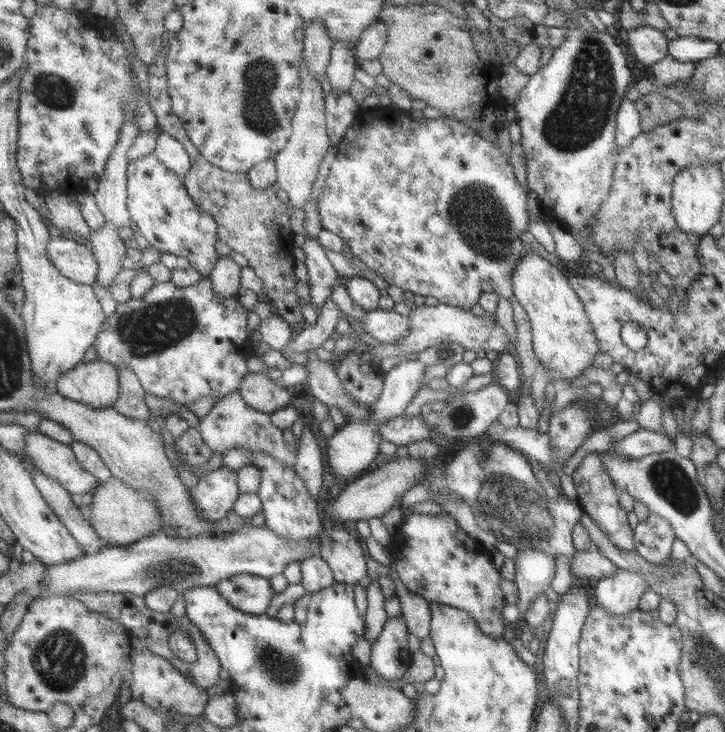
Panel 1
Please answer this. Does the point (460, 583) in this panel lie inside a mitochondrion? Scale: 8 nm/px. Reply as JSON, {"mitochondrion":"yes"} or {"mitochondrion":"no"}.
{"mitochondrion":"no"}

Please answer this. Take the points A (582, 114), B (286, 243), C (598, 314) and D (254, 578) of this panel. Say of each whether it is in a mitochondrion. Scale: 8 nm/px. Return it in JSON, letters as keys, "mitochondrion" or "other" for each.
{"A":"mitochondrion","B":"other","C":"other","D":"other"}

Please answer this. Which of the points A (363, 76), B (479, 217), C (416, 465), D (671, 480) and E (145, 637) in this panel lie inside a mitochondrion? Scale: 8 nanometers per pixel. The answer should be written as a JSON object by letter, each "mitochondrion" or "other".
{"A":"other","B":"mitochondrion","C":"other","D":"mitochondrion","E":"other"}

